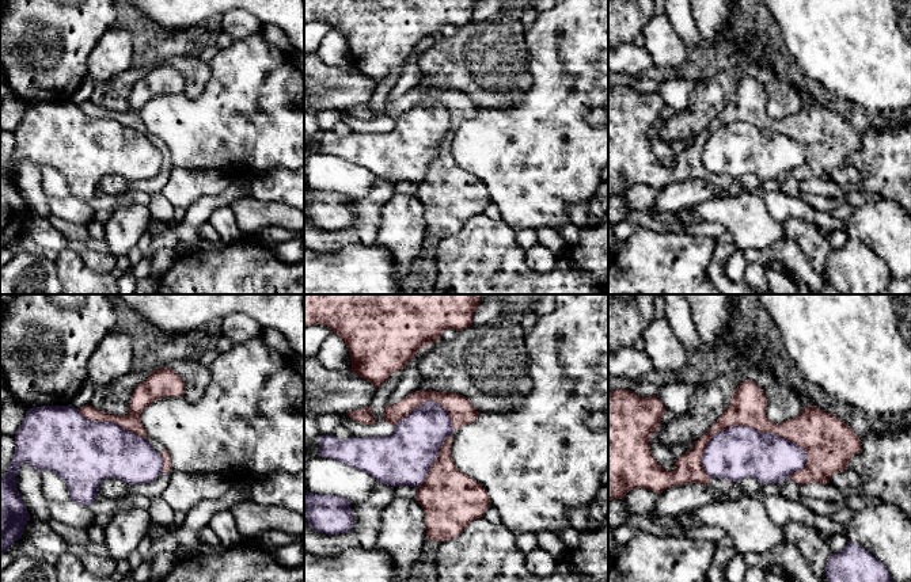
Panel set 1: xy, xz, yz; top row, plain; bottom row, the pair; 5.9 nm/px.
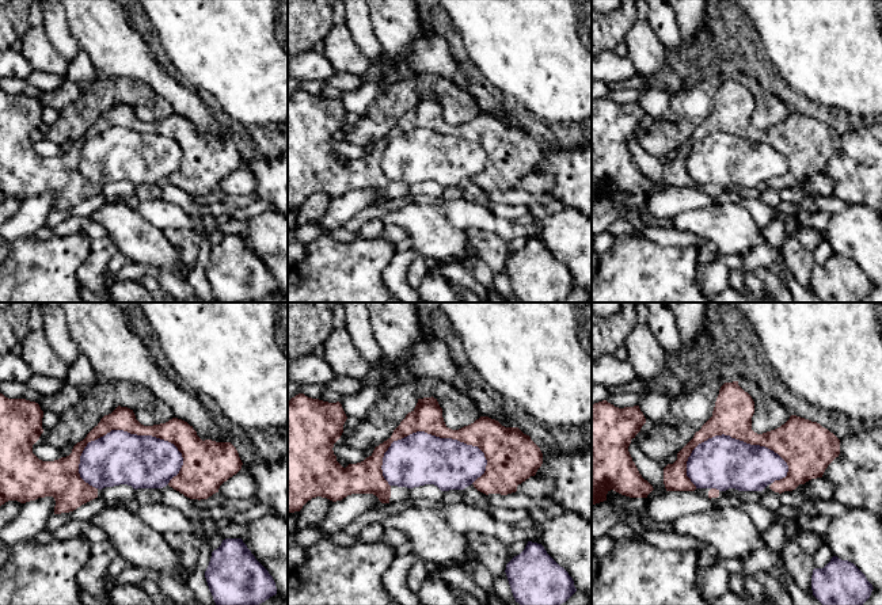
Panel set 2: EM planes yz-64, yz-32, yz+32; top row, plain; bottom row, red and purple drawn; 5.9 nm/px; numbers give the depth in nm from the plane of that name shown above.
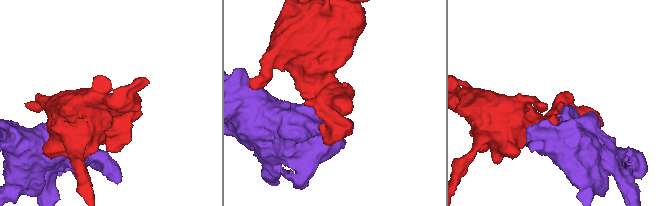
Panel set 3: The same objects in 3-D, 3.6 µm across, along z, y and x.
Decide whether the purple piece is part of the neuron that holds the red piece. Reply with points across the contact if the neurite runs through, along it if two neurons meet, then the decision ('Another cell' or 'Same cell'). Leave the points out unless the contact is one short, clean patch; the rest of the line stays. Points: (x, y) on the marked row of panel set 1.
Another cell

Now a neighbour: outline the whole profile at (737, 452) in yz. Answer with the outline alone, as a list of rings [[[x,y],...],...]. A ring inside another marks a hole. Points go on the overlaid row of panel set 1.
[[[732,426],[711,437],[703,456],[710,478],[739,482],[754,478],[762,484],[782,483],[806,465],[806,453],[797,444],[774,433]]]

